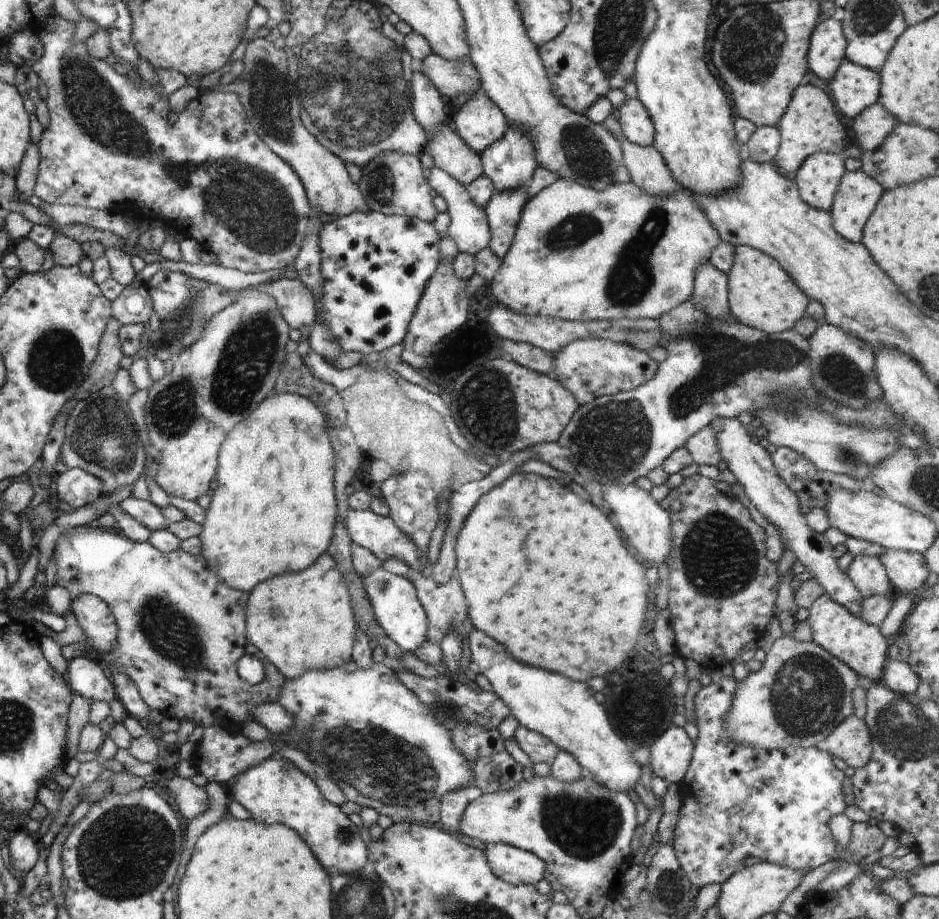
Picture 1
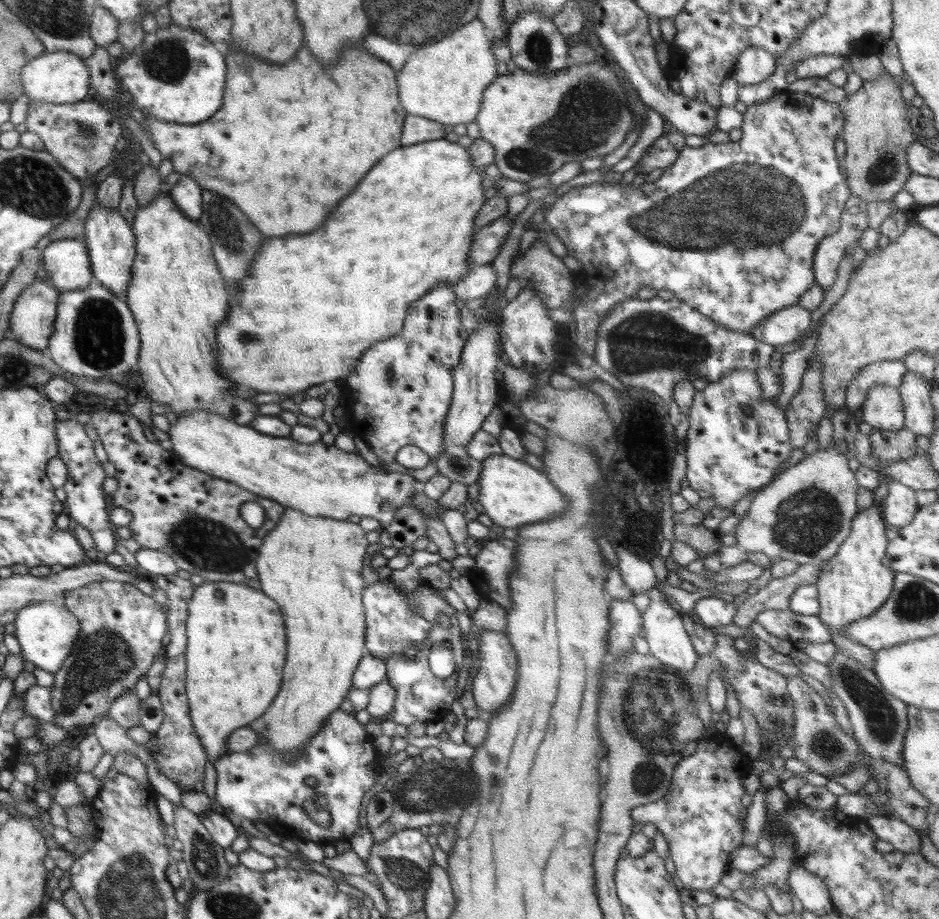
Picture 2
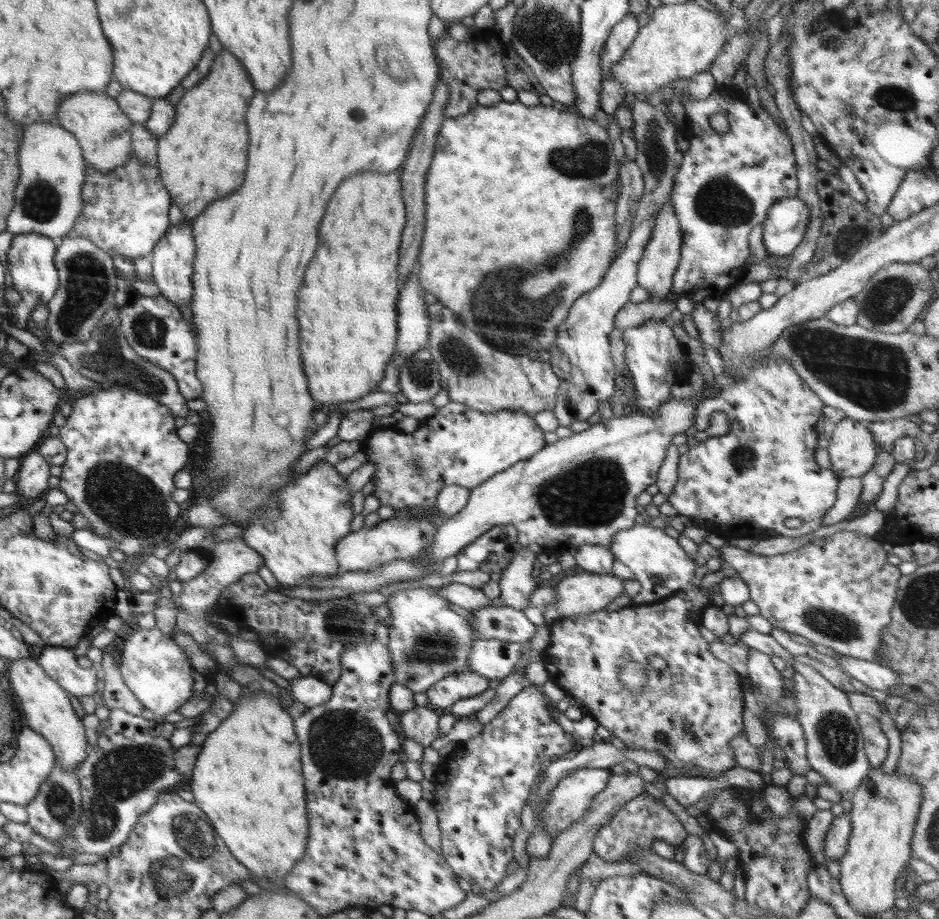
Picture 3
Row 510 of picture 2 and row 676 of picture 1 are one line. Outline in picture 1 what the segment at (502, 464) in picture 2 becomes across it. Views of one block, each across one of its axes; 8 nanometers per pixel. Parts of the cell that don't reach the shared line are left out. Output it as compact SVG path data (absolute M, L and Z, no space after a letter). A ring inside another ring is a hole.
M472 628L468 640L472 660L474 660L473 668L486 676L495 693L504 701L511 714L519 722L520 728L526 727L536 731L551 740L559 750L570 753L582 770L590 774L602 786L621 793L627 793L630 788L634 789L634 785L640 778L642 766L632 757L633 750L630 750L630 747L614 734L608 722L608 716L602 710L602 706L596 702L596 694L588 682L574 682L560 674L552 674L544 669L526 666L508 654L503 644L481 630Z

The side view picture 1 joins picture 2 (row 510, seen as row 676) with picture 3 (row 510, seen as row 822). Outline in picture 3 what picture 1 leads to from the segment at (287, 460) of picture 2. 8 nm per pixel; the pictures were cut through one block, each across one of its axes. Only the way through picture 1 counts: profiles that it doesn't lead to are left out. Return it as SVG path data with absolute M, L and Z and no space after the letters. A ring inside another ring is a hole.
M449 401L445 406L436 410L436 413L425 420L416 431L412 433L394 432L392 429L378 429L367 437L366 444L362 444L365 459L375 464L375 474L371 476L376 487L373 493L380 499L380 504L388 504L394 511L408 509L409 512L420 512L427 519L440 518L440 513L435 502L437 494L443 486L457 484L466 488L474 488L486 482L491 476L510 468L517 462L534 456L544 448L544 431L537 426L535 420L510 410L500 410L494 414L476 412L467 404Z

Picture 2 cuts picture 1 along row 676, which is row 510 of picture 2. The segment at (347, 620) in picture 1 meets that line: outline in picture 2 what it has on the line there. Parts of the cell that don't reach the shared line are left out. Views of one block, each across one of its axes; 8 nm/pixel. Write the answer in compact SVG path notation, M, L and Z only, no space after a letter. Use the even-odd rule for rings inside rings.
M284 506L285 511L281 516L281 521L276 525L274 530L271 530L260 547L259 553L256 557L257 573L261 582L261 590L267 594L272 600L275 600L280 605L280 610L284 614L284 625L287 637L288 658L286 658L286 666L283 670L282 686L280 692L272 704L266 709L266 712L255 721L252 721L248 726L259 736L267 738L267 743L282 756L292 756L304 748L307 740L317 733L317 730L325 724L328 717L339 709L342 700L348 695L350 688L352 688L352 677L360 660L366 655L365 644L365 611L362 602L362 595L365 586L367 585L362 578L361 572L364 568L366 560L366 550L368 550L368 540L366 539L365 530L358 524L344 520L336 520L335 518L328 518L324 516L308 516L300 509L292 508L291 506Z

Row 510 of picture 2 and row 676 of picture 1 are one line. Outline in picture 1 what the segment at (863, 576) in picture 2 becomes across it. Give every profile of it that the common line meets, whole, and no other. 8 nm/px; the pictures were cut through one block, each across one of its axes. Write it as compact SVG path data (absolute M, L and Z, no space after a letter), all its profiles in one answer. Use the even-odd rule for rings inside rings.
M826 592L822 593L808 610L807 621L812 629L813 641L818 646L848 665L858 676L870 678L875 683L881 681L884 666L888 661L890 642L880 633L880 628L865 623L860 617L832 600Z

